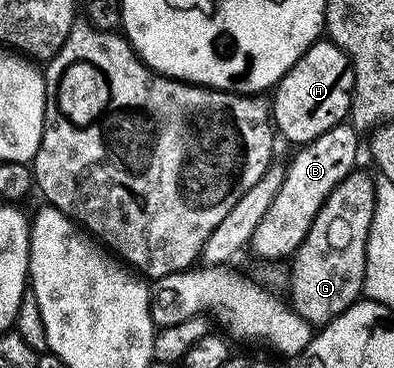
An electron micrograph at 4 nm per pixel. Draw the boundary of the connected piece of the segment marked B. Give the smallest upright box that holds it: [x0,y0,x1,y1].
[249,124,359,264]

